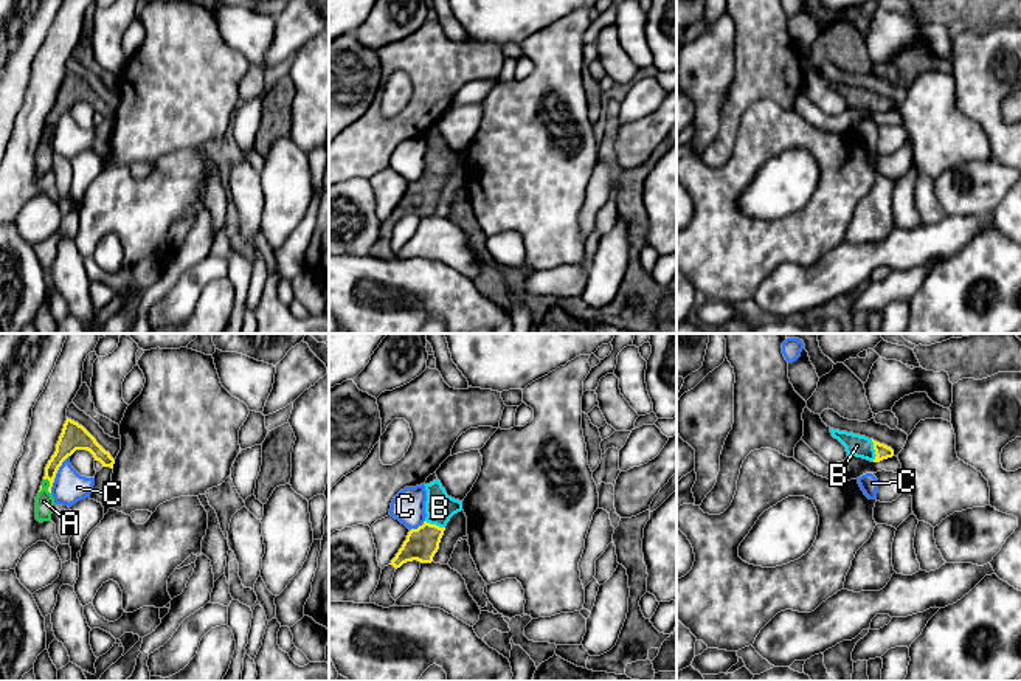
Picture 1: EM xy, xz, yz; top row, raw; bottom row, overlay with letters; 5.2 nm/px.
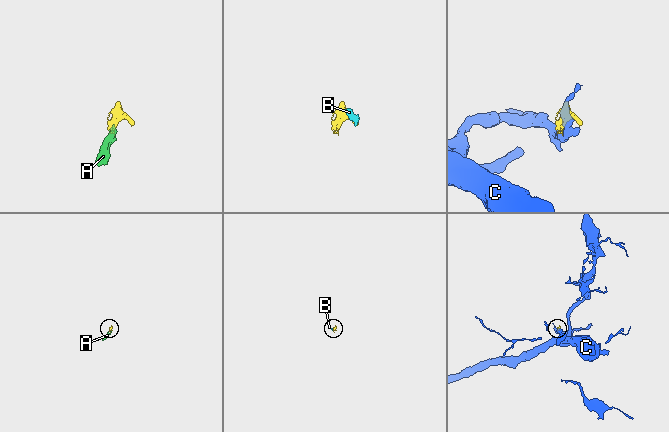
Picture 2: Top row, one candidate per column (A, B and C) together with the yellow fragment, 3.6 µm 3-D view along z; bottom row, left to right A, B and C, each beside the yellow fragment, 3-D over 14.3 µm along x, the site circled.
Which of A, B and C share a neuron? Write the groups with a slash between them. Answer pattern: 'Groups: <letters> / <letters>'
Groups: A B / C

